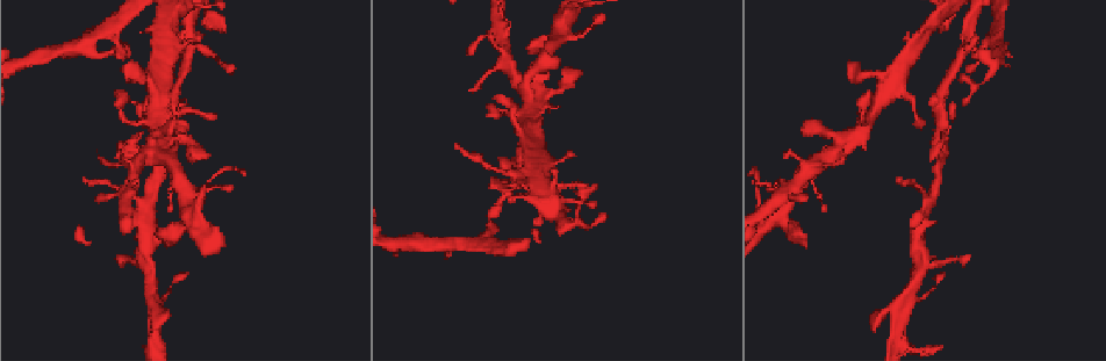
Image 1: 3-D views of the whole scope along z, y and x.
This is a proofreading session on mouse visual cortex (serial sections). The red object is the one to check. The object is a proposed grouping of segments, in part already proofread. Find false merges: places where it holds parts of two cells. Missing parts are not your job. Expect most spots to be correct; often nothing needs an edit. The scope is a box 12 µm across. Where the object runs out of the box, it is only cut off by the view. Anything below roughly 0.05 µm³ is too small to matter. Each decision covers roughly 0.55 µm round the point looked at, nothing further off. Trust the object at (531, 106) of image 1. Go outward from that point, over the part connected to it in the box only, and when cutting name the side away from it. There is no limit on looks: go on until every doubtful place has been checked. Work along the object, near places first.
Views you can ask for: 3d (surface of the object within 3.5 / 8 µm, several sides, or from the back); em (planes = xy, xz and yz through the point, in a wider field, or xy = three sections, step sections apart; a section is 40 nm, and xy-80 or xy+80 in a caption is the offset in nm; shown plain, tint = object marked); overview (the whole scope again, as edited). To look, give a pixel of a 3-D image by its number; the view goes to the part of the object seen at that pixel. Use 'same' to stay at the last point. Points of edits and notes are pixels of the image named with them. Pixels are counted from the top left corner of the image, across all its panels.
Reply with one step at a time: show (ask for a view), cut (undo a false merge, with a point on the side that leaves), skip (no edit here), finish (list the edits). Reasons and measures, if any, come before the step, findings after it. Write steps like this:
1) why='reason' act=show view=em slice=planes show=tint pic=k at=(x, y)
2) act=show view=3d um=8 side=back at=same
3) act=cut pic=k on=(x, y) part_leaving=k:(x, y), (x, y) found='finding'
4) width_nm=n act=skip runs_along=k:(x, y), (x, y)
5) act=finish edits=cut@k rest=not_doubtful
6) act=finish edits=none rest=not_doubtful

why='two arms in line, one across' act=show view=3d um=8 pic=1 at=(206, 9)

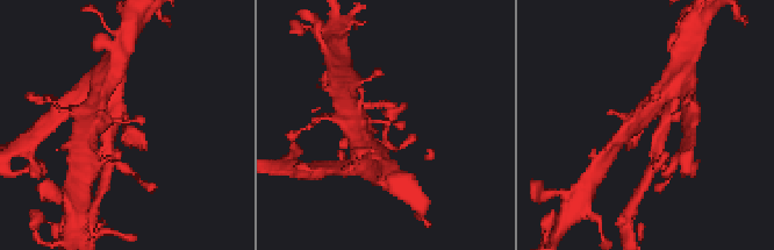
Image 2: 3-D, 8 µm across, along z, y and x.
act=show view=3d um=3.5 side=back pic=2 at=(123, 123)

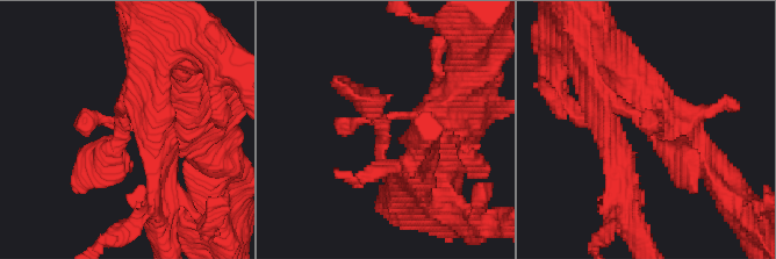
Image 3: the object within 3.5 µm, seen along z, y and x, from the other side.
why='shape alone is not enough' act=show view=em slice=xy step=3 show=tint pic=3 at=(120, 133)

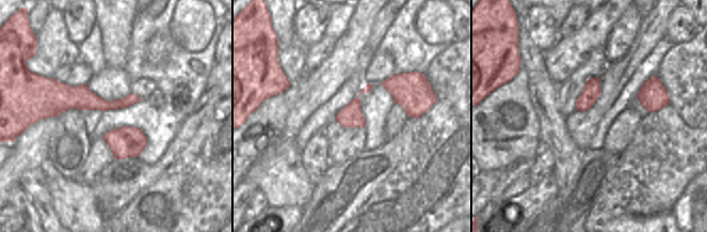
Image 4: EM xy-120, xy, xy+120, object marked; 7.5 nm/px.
act=skip runs_along=4:(134, 98), (58, 101), (44, 114) found='continuous, no second cell'

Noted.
why='branch point' act=show view=3d um=3.5 pic=1 at=(173, 108)

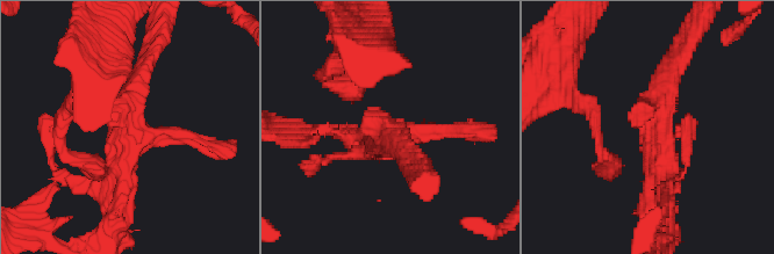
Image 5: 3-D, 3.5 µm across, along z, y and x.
act=show view=em slice=xy step=2 show=tint pic=5 at=(390, 125)

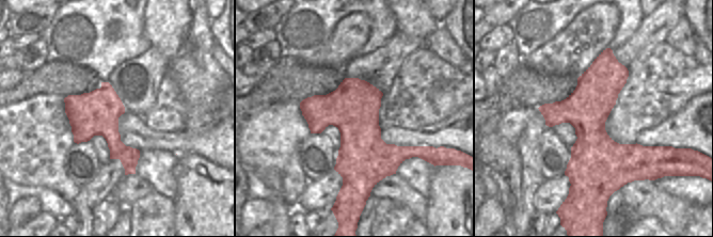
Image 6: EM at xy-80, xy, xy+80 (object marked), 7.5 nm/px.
act=skip runs_along=5:(147, 63), (126, 106), (117, 205) found='all the same cell'

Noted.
why='thin neck' act=show view=3d um=8 pic=1 at=(510, 185)

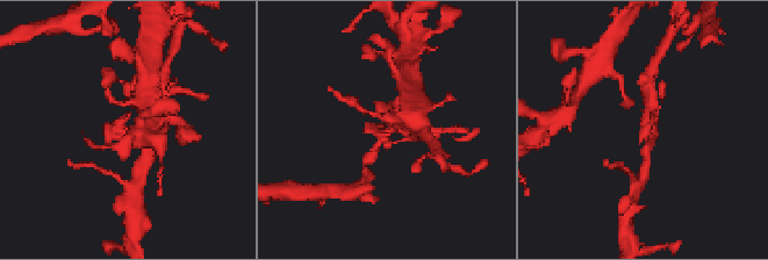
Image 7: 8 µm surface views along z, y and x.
act=show view=3d um=3.5 pic=7 at=(385, 127)

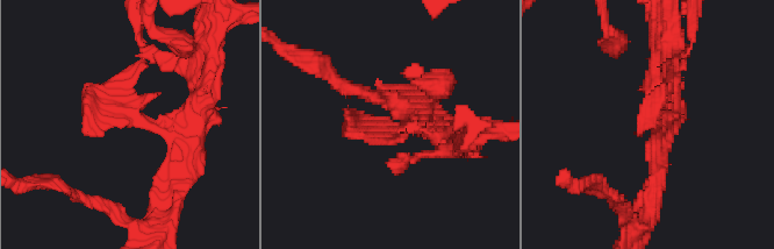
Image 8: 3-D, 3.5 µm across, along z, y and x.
why='now the EM' act=show view=em slice=xy step=1 show=tint pic=8 at=(386, 125)

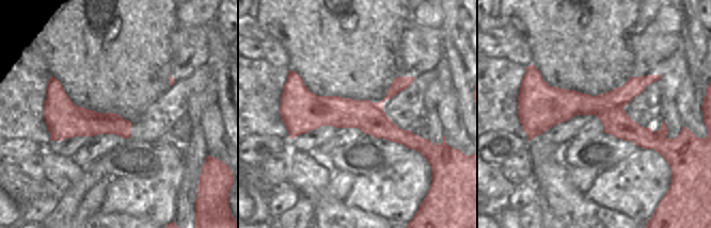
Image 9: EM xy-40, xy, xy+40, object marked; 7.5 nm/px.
act=skip runs_along=9:(526, 107), (602, 106), (640, 135), (664, 133) found='all the same cell'

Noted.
act=finish edits=none rest=not_doubtful

